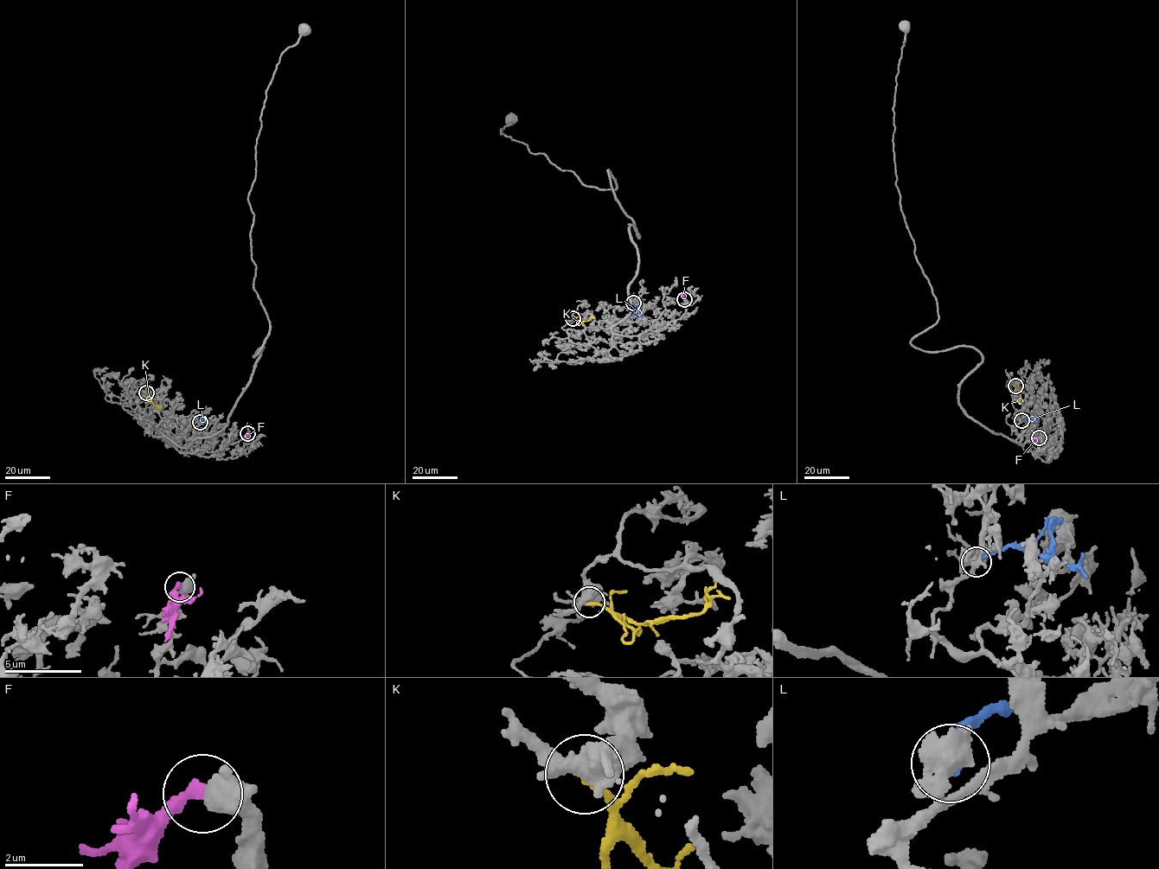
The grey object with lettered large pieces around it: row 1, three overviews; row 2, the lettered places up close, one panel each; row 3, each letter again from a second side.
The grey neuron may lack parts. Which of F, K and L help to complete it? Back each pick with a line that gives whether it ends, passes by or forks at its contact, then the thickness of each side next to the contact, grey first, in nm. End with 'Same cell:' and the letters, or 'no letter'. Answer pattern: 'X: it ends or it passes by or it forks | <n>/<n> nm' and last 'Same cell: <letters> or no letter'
F: it ends | 400/280 nm
Same cell: F

